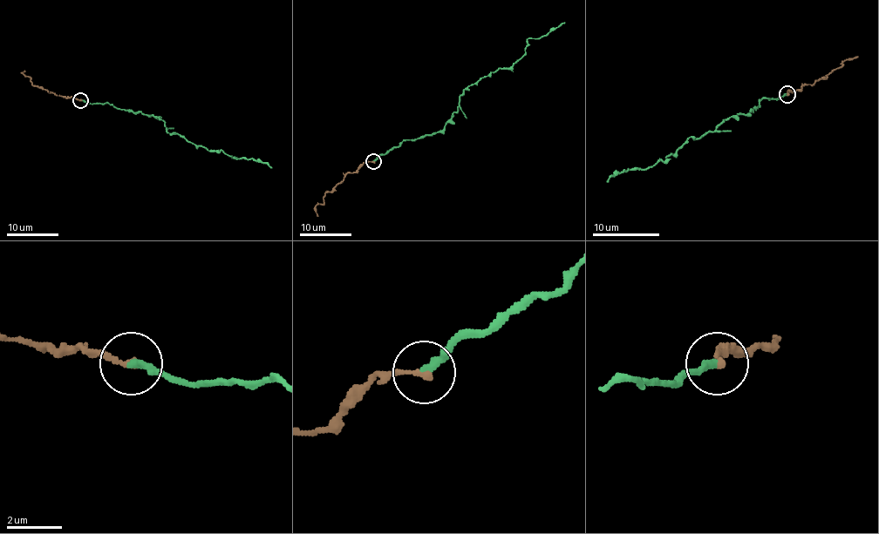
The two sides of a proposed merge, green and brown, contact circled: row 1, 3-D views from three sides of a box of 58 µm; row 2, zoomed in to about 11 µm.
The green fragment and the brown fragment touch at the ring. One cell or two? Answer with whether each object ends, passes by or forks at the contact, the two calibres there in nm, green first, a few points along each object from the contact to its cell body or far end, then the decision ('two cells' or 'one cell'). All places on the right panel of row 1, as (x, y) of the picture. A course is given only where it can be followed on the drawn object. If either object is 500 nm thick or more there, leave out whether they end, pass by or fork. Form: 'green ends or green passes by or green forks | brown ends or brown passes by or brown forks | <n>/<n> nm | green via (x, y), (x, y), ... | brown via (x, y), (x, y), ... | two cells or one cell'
green ends | brown ends | 280/260 nm | green via (787, 95), (763, 98), (748, 113), (726, 118), (698, 138), (691, 137), (665, 160), (623, 170), (607, 182) | brown via (787, 95), (788, 91), (800, 90), (825, 76), (846, 59), (857, 56) | one cell

